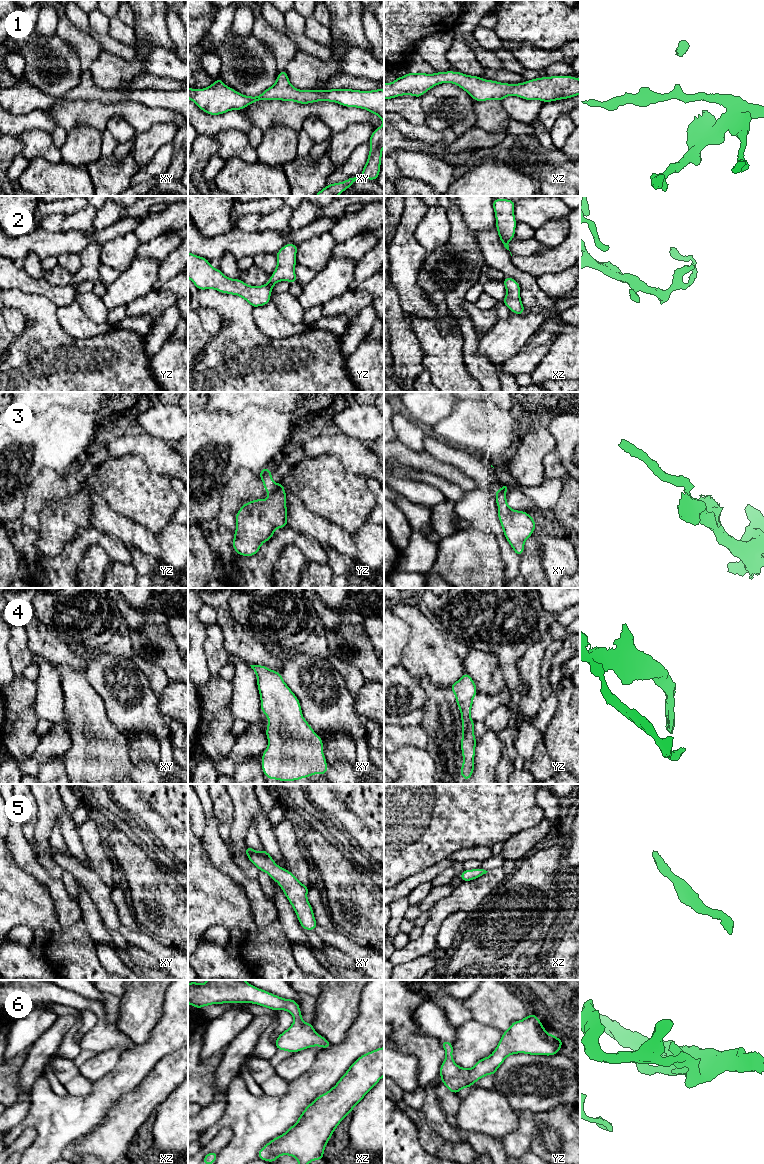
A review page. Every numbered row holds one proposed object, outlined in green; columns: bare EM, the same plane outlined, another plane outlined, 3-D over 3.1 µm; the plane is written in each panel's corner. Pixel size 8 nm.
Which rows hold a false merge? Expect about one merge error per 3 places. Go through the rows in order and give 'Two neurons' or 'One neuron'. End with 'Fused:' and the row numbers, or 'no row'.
1: One neuron
2: One neuron
3: Two neurons
4: One neuron
5: One neuron
6: One neuron
Fused: 3

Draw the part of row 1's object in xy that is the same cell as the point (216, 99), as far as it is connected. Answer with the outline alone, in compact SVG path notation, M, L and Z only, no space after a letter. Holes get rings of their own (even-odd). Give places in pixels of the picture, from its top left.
M285 70L281 71L275 84L259 96L245 96L227 87L220 78L207 88L188 87L191 99L202 111L209 115L220 115L230 110L241 110L261 100L294 101L309 104L317 101L336 102L346 107L356 107L376 114L383 125L375 129L369 139L370 151L360 177L377 180L380 173L382 148L384 147L384 90L360 91L352 89L299 90L294 88Z

